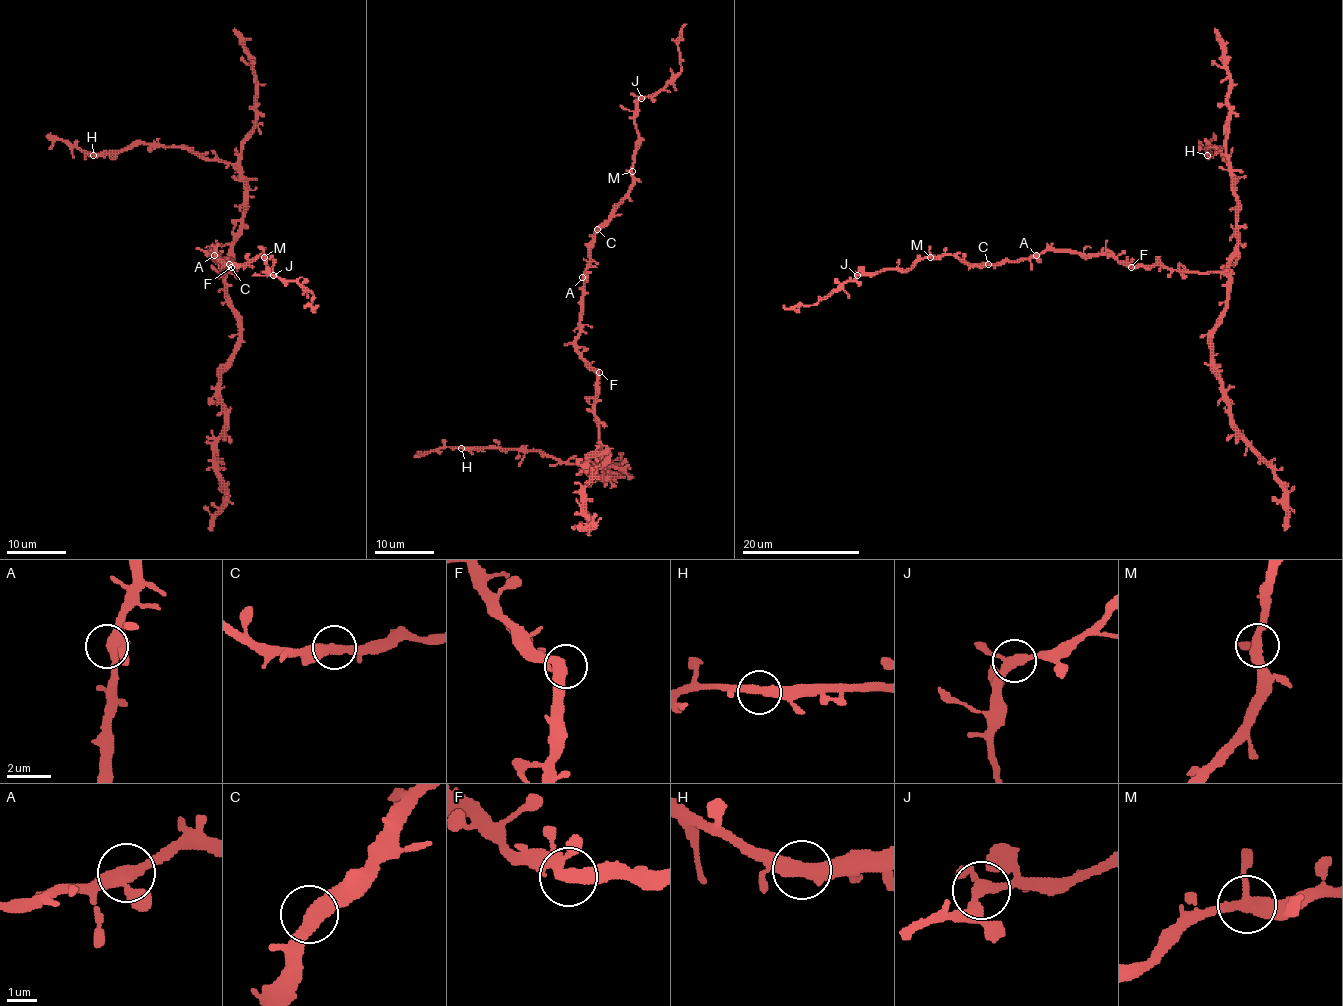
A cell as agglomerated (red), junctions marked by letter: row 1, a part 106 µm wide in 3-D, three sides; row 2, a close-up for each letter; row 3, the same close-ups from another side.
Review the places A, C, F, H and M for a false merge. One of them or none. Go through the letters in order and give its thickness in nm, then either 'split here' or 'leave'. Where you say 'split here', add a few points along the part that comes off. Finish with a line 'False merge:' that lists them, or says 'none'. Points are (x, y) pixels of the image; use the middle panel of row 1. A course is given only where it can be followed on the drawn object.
A: 360 nm | leave
C: 440 nm | leave
F: 420 nm | leave
H: 360 nm | leave
M: 360 nm | leave
False merge: none

